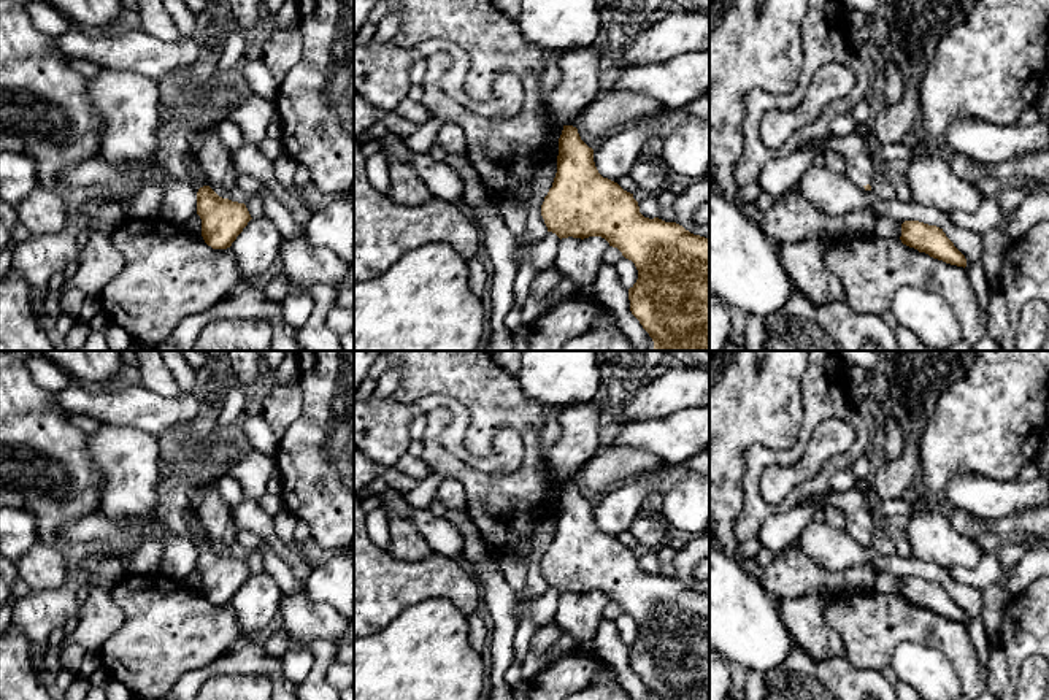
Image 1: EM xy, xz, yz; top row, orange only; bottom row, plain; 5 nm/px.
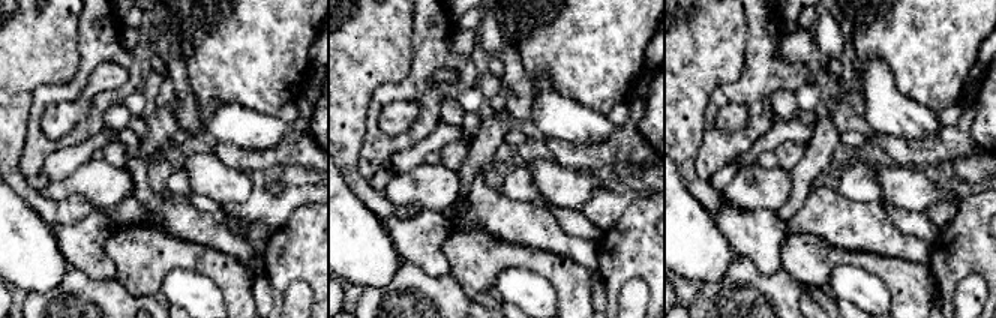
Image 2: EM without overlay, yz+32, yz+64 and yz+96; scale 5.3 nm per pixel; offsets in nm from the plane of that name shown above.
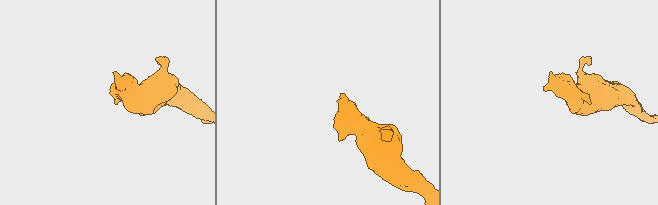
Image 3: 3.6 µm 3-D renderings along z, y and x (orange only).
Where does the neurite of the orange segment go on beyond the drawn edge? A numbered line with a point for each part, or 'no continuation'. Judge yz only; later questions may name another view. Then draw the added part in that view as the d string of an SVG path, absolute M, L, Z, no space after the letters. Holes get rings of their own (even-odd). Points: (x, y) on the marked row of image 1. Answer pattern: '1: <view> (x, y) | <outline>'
no continuation

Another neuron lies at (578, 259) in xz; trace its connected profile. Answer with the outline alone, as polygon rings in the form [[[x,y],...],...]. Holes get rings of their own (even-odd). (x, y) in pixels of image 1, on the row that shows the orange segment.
[[[601,237],[562,238],[555,256],[555,270],[578,286],[594,283],[601,265],[601,256],[608,248],[609,243]]]

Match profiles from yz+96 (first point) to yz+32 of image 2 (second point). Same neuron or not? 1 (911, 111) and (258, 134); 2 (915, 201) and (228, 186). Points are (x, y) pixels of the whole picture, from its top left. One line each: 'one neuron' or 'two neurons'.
1: one neuron
2: one neuron

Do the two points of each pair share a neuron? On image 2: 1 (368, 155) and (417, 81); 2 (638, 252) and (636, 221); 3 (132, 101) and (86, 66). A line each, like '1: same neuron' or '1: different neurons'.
1: same neuron
2: same neuron
3: different neurons

